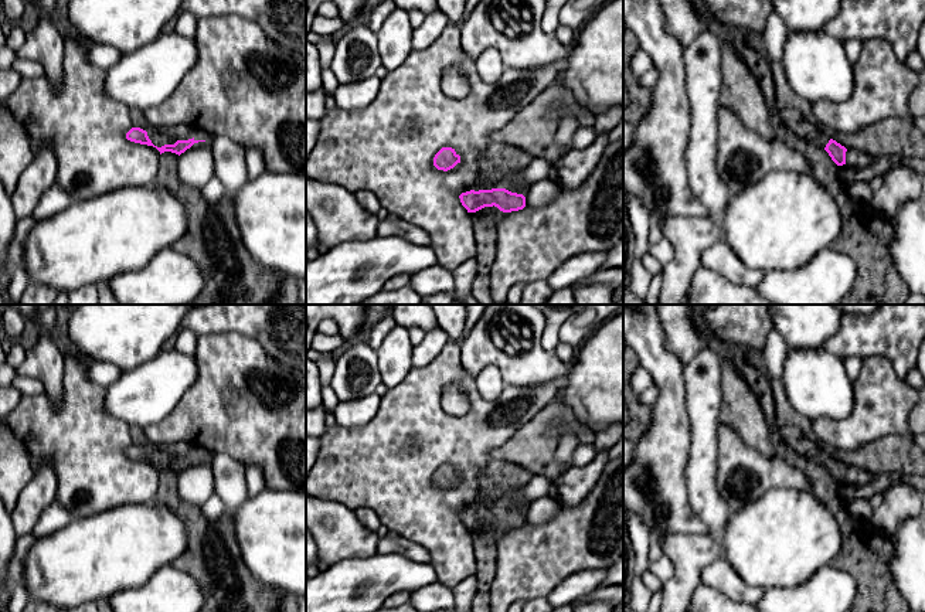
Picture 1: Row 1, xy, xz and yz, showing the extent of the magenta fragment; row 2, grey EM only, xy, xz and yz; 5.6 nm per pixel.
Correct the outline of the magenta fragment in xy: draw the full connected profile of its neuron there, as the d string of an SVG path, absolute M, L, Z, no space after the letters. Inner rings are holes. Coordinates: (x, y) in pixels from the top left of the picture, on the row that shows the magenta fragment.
M132 128L126 133L126 139L135 143L153 146L160 152L160 154L164 152L171 152L178 156L184 153L187 149L190 149L194 143L205 142L205 140L195 140L194 137L188 140L173 140L167 136L164 130L156 130L156 129L143 130L140 128Z

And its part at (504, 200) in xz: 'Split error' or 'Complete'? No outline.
Split error

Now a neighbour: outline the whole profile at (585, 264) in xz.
M581 252L564 261L550 278L552 290L572 288L574 283L594 275L606 261L606 252Z

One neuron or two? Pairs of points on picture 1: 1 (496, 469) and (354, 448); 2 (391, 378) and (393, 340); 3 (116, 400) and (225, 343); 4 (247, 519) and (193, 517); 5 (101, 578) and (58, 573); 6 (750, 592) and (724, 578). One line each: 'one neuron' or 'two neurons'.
1: two neurons
2: one neuron
3: two neurons
4: two neurons
5: one neuron
6: one neuron

